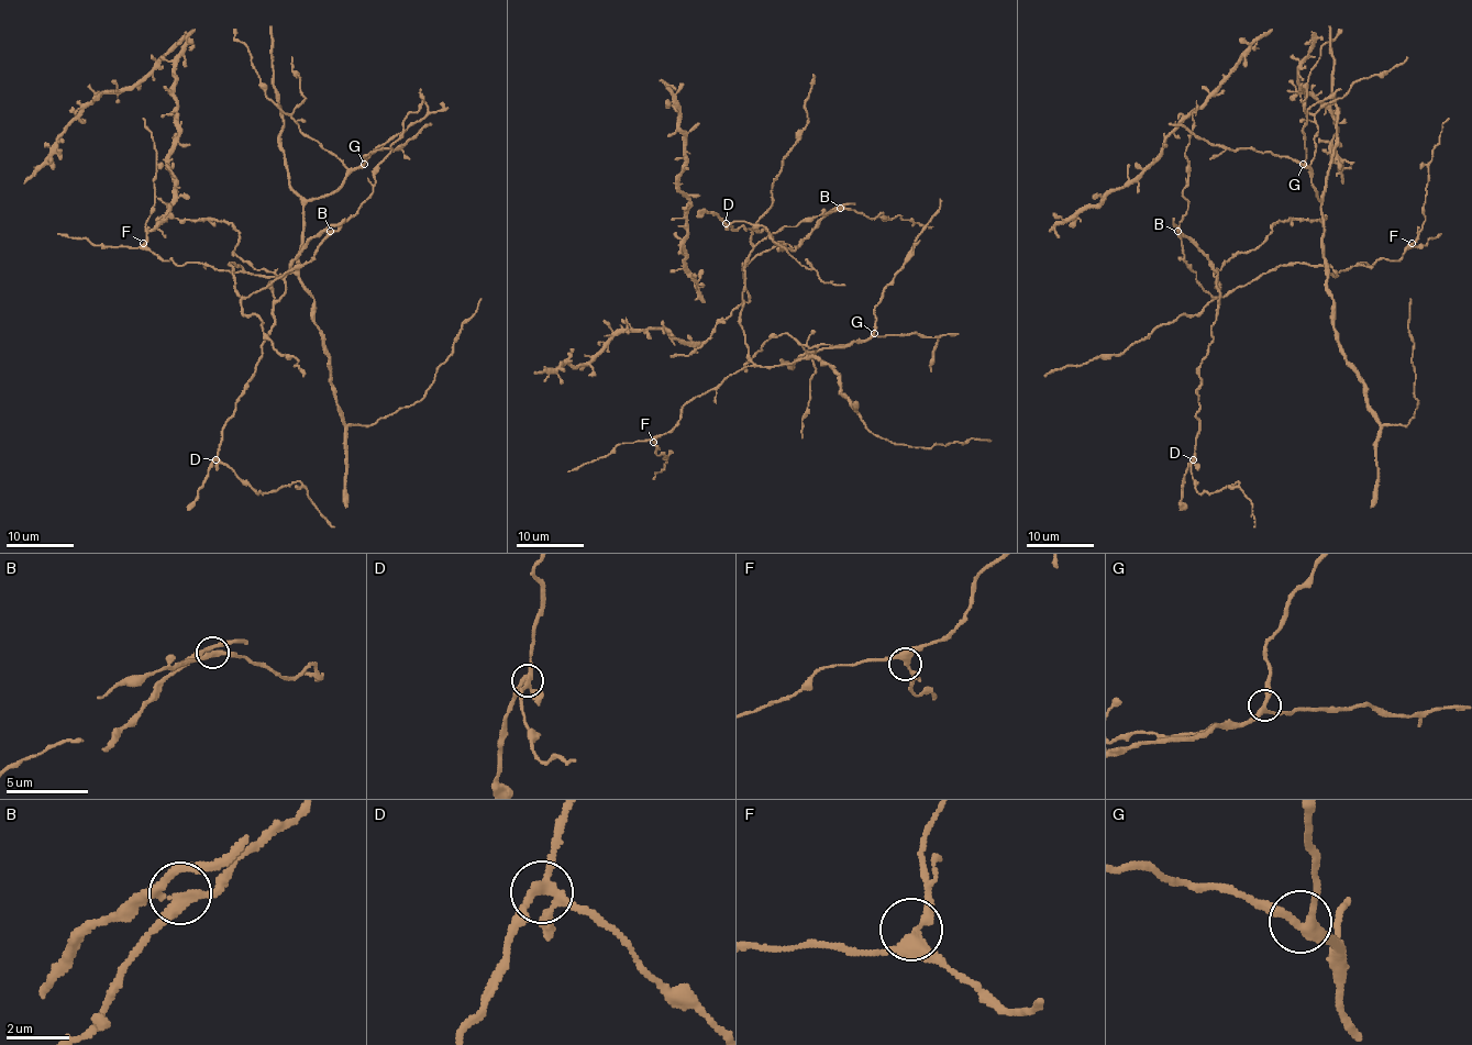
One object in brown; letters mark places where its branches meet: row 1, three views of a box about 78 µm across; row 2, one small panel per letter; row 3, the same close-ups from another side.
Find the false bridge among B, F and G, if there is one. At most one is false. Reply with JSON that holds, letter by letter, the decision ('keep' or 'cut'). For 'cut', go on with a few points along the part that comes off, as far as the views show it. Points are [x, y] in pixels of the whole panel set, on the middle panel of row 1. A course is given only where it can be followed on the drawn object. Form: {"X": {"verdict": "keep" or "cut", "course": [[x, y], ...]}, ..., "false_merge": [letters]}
{"B": {"verdict": "cut", "course": [[840, 208], [821, 217], [793, 251], [776, 244], [766, 230], [727, 225], [763, 225], [825, 282], [845, 284]]}, "F": {"verdict": "keep"}, "G": {"verdict": "keep"}, "false_merge": ["B"]}

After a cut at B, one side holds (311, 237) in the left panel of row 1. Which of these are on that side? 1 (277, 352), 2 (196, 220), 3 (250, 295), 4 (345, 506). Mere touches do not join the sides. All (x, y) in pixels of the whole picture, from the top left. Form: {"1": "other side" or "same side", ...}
{"1": "other side", "2": "same side", "3": "other side", "4": "other side"}

